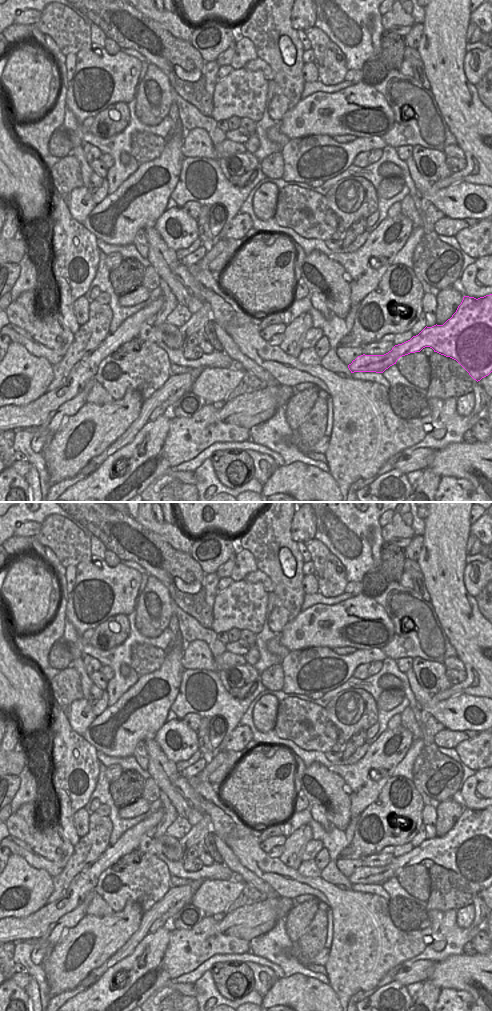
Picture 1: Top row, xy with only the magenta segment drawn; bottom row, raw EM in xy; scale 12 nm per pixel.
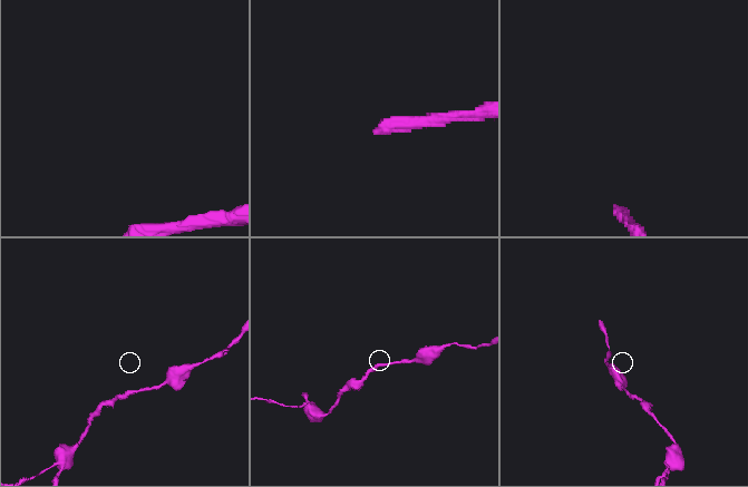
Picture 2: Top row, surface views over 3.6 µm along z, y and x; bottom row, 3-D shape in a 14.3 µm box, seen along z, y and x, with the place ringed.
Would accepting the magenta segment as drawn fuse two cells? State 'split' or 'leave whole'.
leave whole

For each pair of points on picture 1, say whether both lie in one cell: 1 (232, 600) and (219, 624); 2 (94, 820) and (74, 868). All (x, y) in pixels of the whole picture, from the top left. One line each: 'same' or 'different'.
1: same
2: same

